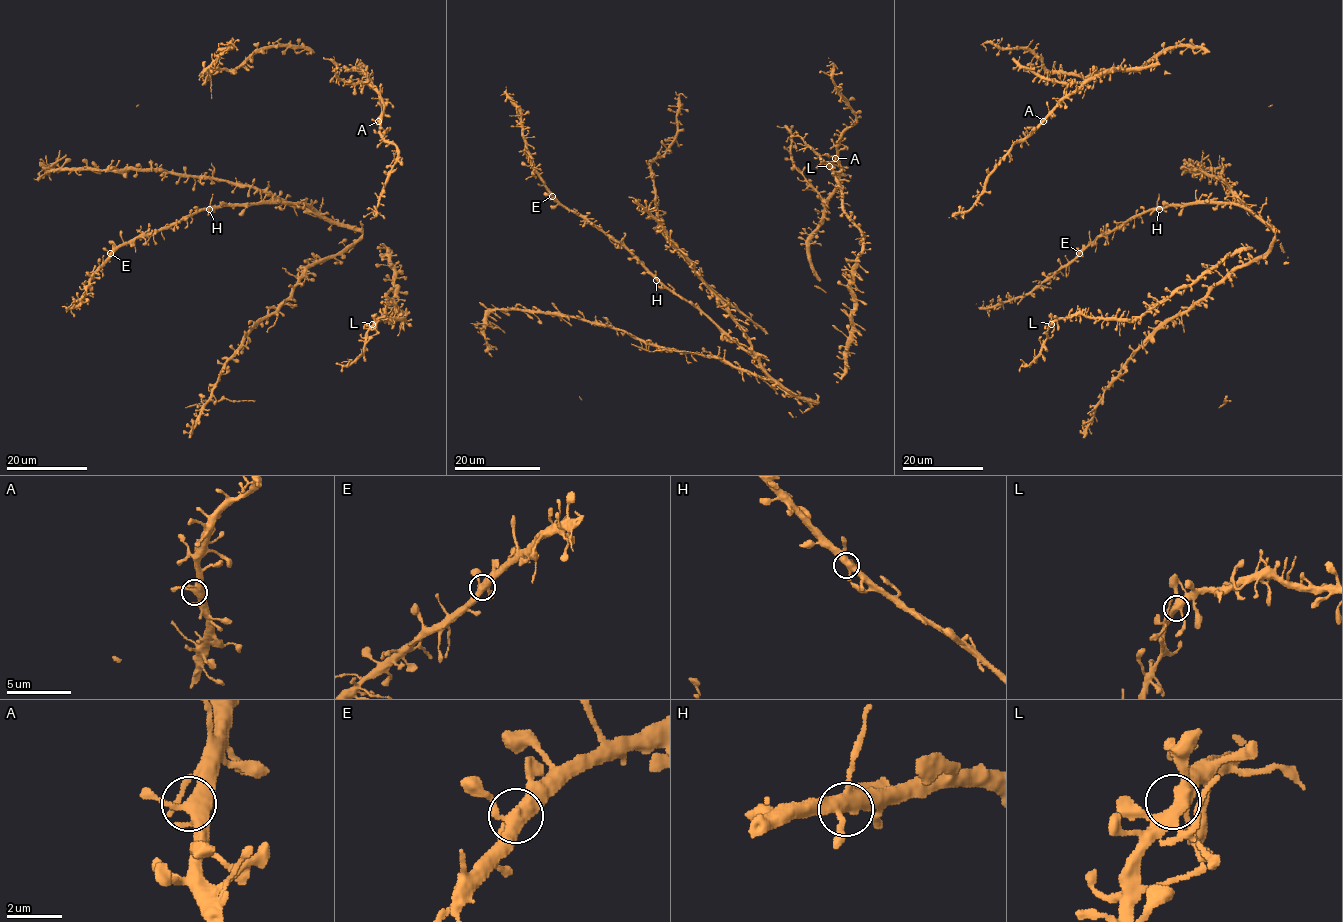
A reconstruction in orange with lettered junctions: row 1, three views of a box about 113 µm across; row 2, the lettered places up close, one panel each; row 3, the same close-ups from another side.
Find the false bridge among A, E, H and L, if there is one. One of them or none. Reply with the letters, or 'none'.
none

